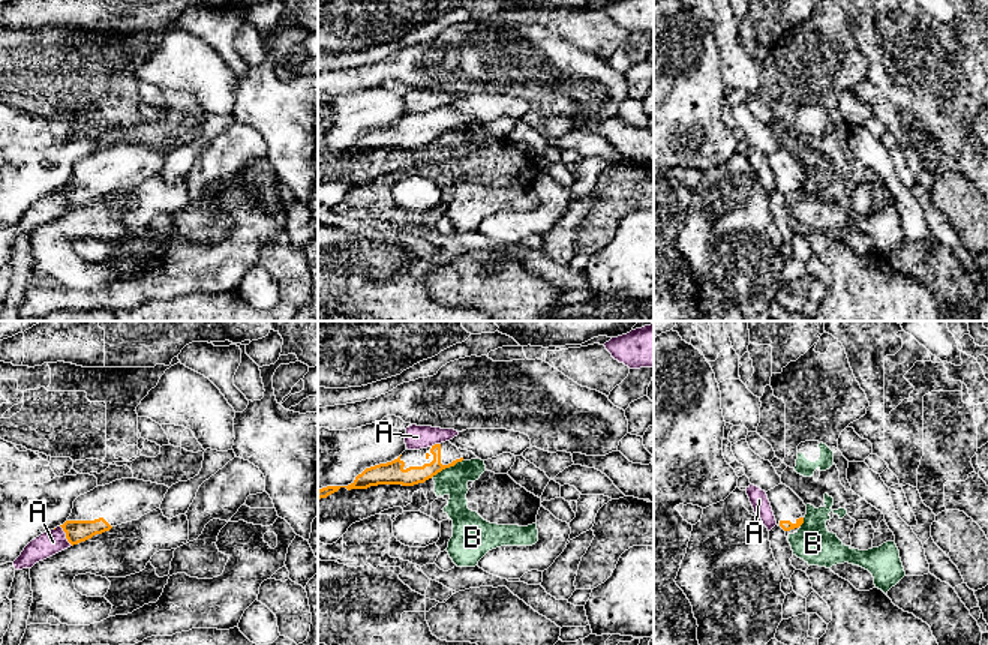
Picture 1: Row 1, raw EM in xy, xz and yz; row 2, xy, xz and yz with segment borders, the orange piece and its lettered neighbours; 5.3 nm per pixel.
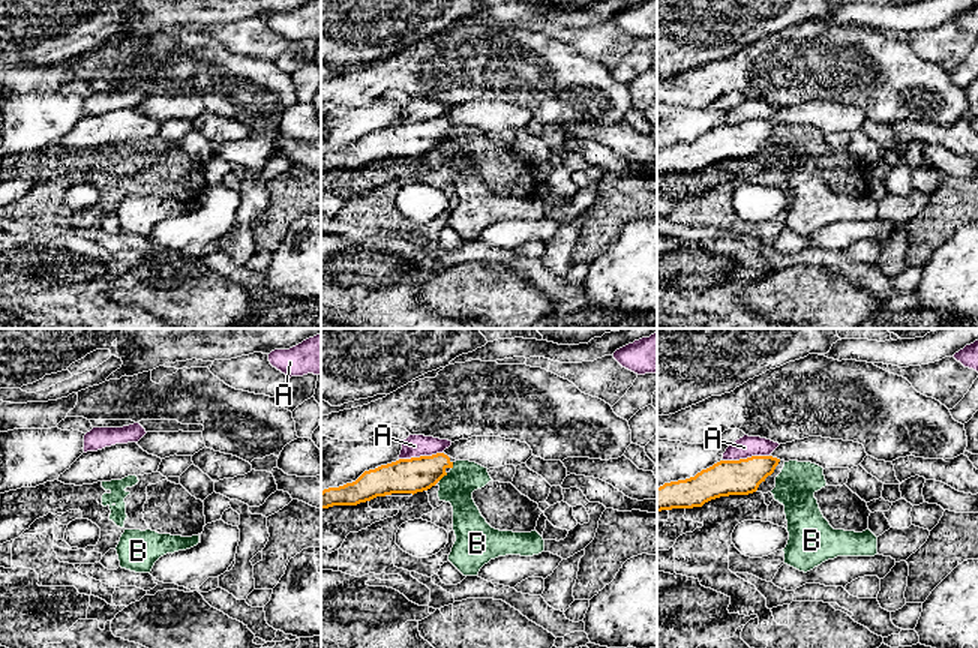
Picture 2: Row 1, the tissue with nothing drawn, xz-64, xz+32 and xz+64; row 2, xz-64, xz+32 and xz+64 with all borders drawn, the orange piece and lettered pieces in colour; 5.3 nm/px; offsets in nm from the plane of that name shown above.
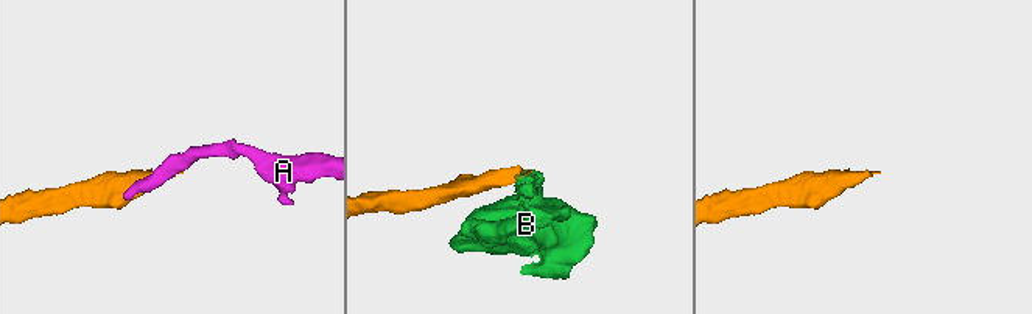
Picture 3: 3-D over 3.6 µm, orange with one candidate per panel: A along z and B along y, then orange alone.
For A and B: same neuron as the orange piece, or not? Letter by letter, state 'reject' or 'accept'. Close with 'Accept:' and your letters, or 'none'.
A: reject
B: reject
Accept: none

